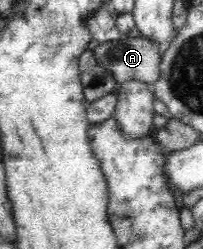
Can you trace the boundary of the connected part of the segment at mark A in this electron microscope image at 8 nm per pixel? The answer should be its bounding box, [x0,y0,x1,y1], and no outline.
[93,33,162,86]

